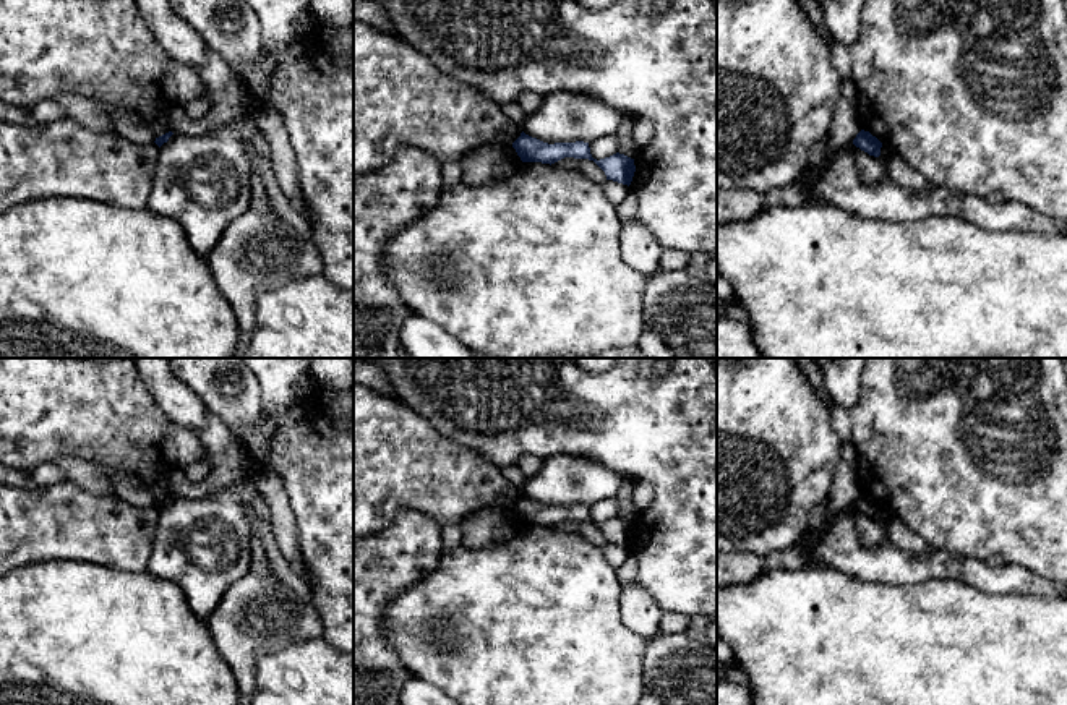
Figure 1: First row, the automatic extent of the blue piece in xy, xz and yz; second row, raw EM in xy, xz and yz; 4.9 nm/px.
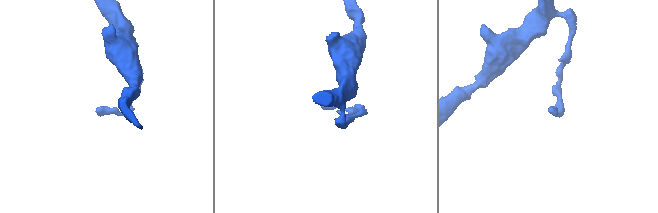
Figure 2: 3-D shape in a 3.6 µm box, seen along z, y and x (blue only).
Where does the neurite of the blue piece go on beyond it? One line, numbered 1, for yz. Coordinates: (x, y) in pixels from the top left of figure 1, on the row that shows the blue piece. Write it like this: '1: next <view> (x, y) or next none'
1: next none

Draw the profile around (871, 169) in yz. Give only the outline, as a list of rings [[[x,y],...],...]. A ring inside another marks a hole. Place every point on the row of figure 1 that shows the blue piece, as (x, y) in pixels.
[[[853,143],[850,144],[850,147],[853,149],[863,183],[877,185],[879,182],[889,178],[885,165],[879,157],[869,156],[868,152],[856,147]]]

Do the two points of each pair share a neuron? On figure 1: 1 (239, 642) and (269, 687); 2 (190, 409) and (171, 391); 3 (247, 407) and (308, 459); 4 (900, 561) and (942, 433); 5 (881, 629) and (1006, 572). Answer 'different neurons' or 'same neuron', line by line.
1: different neurons
2: same neuron
3: different neurons
4: different neurons
5: different neurons

